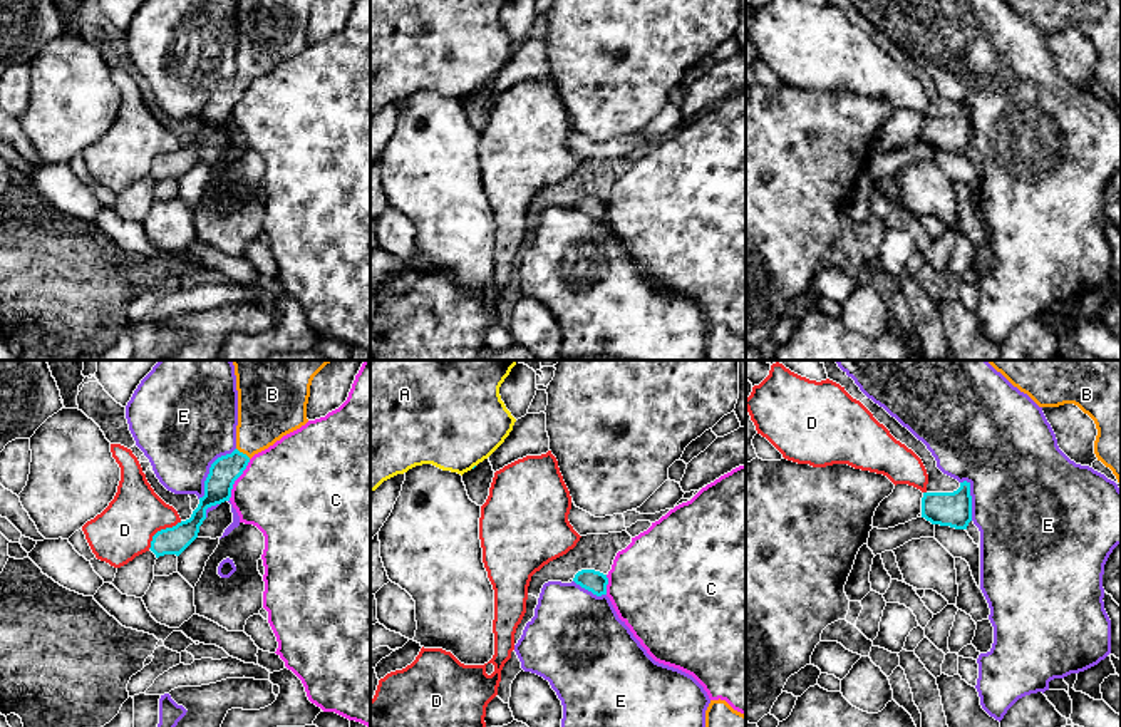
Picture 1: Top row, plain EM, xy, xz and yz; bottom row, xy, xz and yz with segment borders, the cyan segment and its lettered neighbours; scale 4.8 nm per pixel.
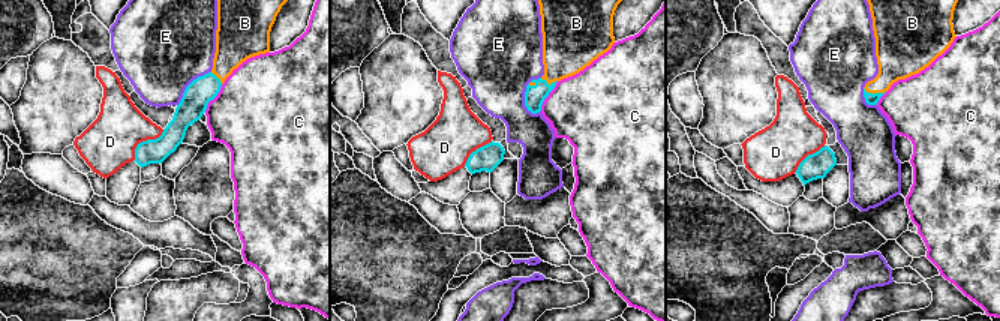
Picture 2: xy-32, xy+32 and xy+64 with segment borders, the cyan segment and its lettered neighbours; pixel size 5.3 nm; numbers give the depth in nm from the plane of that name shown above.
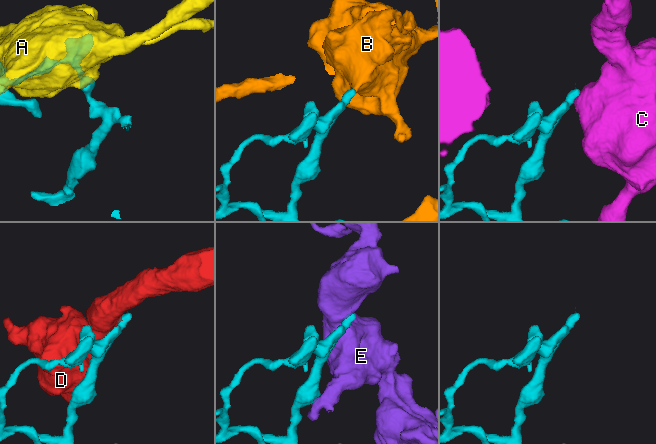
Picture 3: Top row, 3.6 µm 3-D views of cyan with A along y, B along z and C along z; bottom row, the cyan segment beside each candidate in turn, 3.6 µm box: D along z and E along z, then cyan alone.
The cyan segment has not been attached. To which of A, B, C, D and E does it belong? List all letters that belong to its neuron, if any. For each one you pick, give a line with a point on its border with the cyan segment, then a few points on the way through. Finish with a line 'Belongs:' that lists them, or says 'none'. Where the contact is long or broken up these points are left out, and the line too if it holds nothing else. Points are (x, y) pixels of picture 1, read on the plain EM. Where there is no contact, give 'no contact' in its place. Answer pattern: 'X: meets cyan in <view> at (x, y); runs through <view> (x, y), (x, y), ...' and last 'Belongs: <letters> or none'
B: meets cyan in xy at (242, 77); runs through xy (223, 97), (242, 77), (268, 34)
Belongs: B

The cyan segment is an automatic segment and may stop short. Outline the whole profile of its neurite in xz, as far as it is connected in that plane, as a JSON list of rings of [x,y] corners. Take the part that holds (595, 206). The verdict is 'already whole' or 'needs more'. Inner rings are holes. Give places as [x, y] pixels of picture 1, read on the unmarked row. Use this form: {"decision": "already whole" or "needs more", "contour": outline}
{"decision": "already whole", "contour": [[[581,194],[575,199],[573,206],[597,221],[607,219],[608,203],[595,194]]]}

